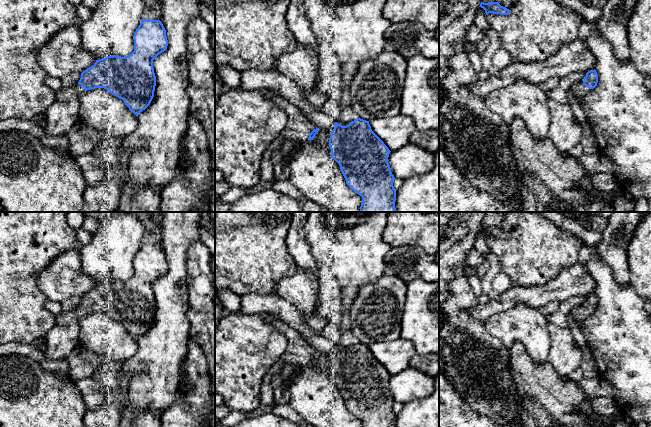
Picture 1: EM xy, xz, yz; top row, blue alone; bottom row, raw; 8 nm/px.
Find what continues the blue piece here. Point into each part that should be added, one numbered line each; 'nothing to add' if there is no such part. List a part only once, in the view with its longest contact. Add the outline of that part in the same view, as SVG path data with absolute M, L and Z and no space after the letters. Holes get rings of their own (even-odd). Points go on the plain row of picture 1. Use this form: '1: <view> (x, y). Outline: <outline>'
1: xz (297, 352). Outline: M270 313L266 315L268 322L272 323L279 331L281 331L288 341L286 351L282 355L284 363L292 363L299 367L307 365L309 358L316 353L316 350L310 347L304 337L280 318Z

